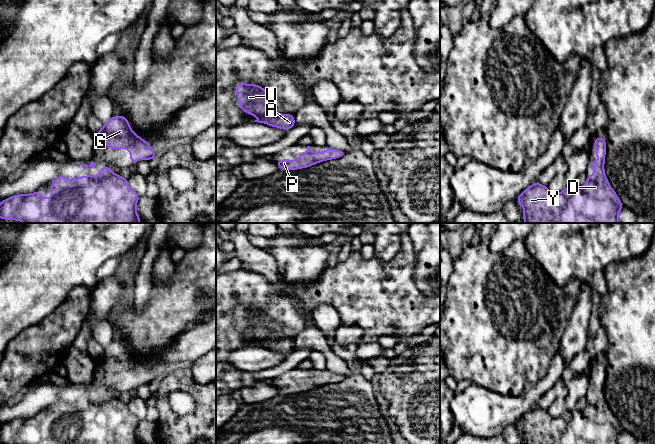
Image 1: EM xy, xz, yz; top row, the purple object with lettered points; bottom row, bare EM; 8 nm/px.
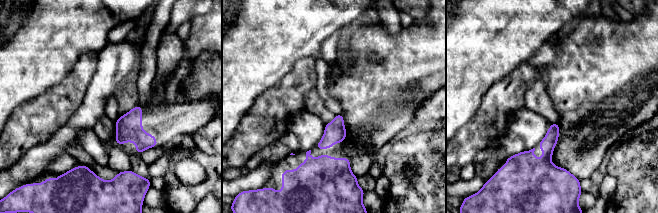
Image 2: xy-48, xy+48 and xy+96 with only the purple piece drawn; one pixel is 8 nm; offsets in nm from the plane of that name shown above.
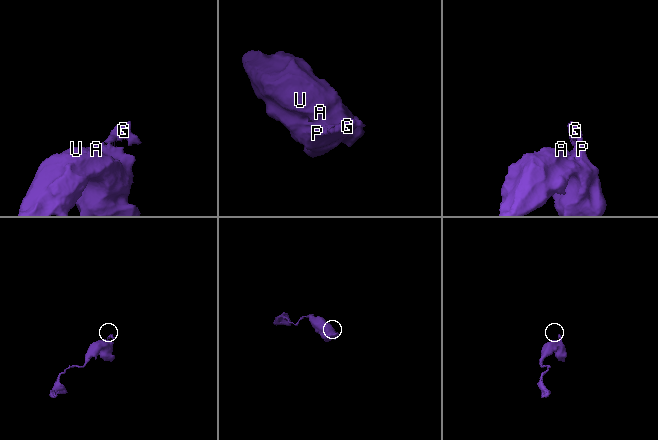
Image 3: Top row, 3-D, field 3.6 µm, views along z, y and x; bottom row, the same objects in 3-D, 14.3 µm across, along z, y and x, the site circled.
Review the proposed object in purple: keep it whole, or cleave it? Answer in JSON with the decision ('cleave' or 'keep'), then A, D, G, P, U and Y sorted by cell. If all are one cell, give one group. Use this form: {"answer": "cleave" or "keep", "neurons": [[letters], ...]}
{"answer": "keep", "neurons": [["A", "D", "G", "P", "U", "Y"]]}

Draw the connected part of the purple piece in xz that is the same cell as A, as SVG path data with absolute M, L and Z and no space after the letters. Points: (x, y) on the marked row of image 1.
M240 82L236 88L236 95L240 109L258 118L254 122L282 128L286 131L296 125L294 115L279 114L276 110L267 106L274 101L274 98L261 85Z

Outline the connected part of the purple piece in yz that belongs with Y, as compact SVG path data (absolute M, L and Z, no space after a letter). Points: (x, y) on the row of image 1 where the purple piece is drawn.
M597 137L594 145L595 155L600 159L589 163L595 171L593 176L587 175L587 182L583 187L574 185L553 194L547 186L535 182L516 198L524 209L525 223L620 223L618 215L624 206L610 186L604 171L606 139Z

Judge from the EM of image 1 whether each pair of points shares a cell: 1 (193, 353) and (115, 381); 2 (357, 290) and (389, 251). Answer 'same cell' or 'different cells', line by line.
1: same cell
2: different cells

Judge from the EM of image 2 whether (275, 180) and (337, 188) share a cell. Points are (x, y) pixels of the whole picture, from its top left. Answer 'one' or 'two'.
one

